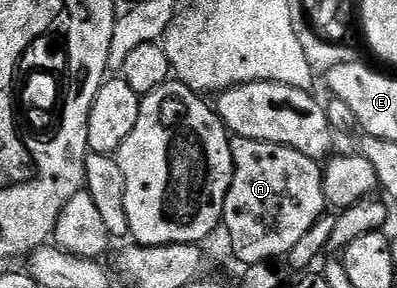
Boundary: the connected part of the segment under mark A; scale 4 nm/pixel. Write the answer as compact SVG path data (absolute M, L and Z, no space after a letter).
M231 136L230 150L232 151L232 163L234 164L234 174L232 175L232 187L228 191L228 199L224 199L224 211L222 212L222 225L226 233L230 236L230 249L234 252L234 257L238 261L243 261L243 266L261 265L263 263L273 262L273 257L285 258L291 251L292 247L296 247L296 243L300 243L300 238L308 231L312 231L312 227L327 212L326 196L324 195L324 187L322 186L323 166L319 162L313 161L308 155L300 155L300 151L296 151L292 147L284 147L280 143L264 143L263 141L253 141L252 139L244 139L243 137Z

